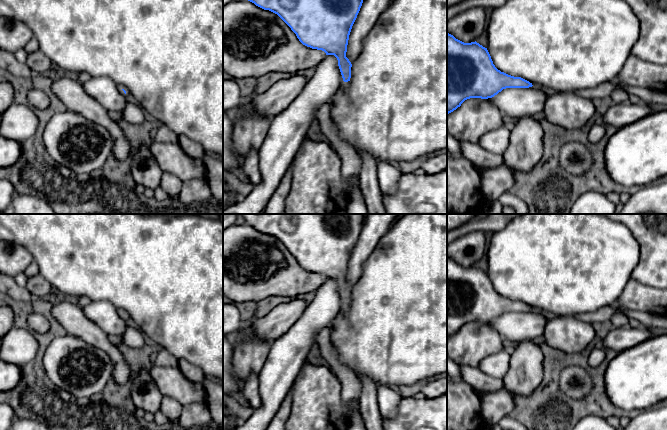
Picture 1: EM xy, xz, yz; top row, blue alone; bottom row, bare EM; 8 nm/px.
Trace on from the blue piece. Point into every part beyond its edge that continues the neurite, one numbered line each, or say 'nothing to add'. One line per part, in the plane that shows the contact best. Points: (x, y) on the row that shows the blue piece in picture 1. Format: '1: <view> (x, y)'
1: xy (119, 87)

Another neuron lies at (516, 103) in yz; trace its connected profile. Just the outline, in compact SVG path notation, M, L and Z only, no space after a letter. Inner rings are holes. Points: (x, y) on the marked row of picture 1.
M537 86L506 88L491 99L503 115L519 120L528 116L540 116L549 97Z

